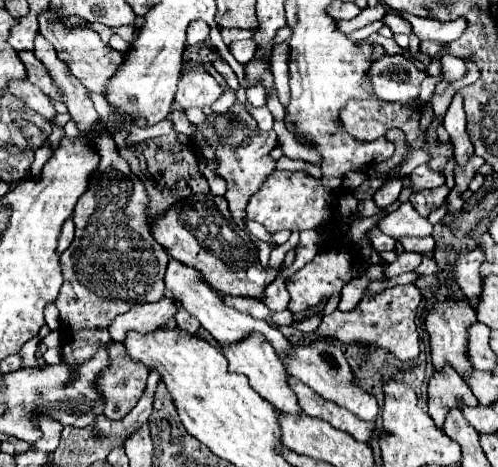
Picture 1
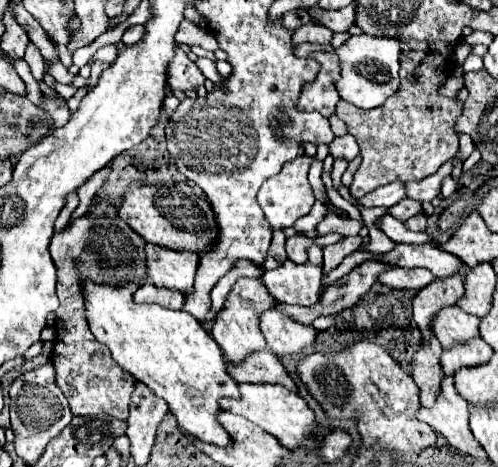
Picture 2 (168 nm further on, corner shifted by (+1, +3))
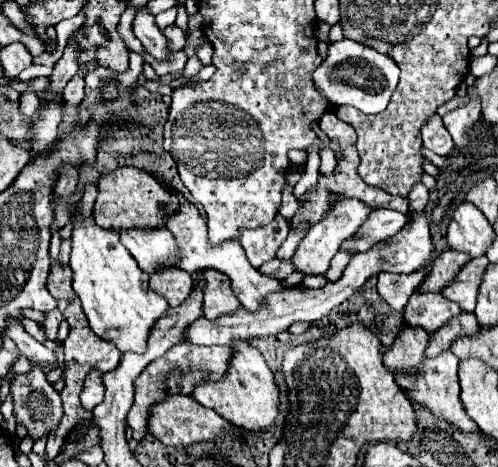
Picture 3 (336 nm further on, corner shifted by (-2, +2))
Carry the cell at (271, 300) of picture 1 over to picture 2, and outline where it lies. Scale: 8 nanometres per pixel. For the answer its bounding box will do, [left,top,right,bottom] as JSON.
[212,278,276,364]

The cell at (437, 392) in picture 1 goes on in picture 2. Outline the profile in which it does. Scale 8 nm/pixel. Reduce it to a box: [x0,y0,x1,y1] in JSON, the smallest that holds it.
[412,338,444,406]

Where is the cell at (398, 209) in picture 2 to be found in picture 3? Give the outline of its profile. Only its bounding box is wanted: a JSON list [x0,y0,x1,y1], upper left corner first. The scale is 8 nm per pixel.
[341,209,405,253]

